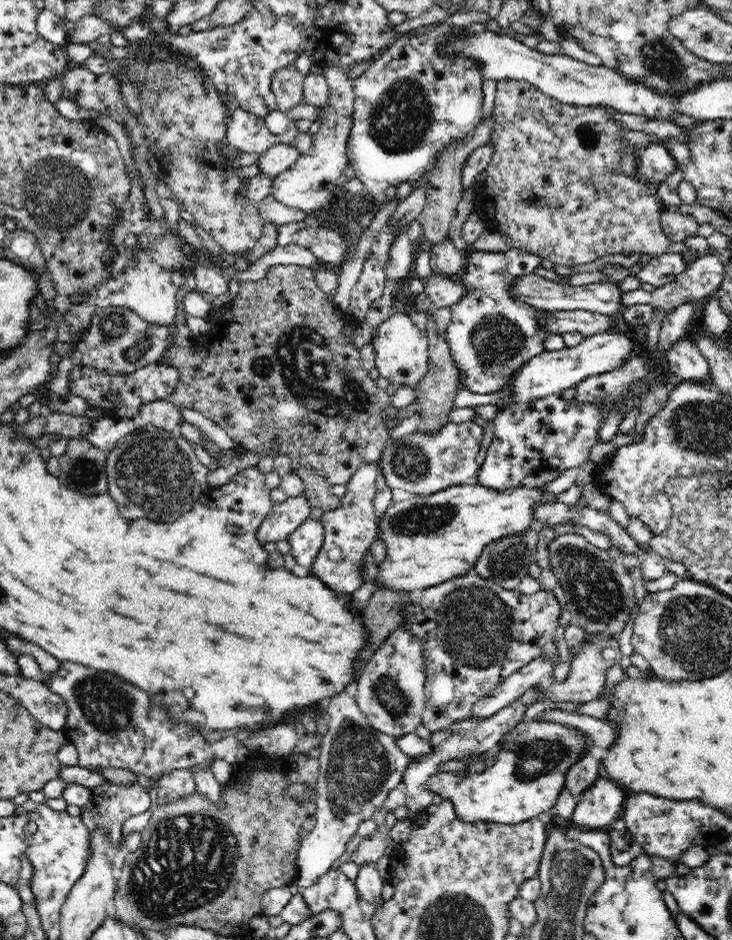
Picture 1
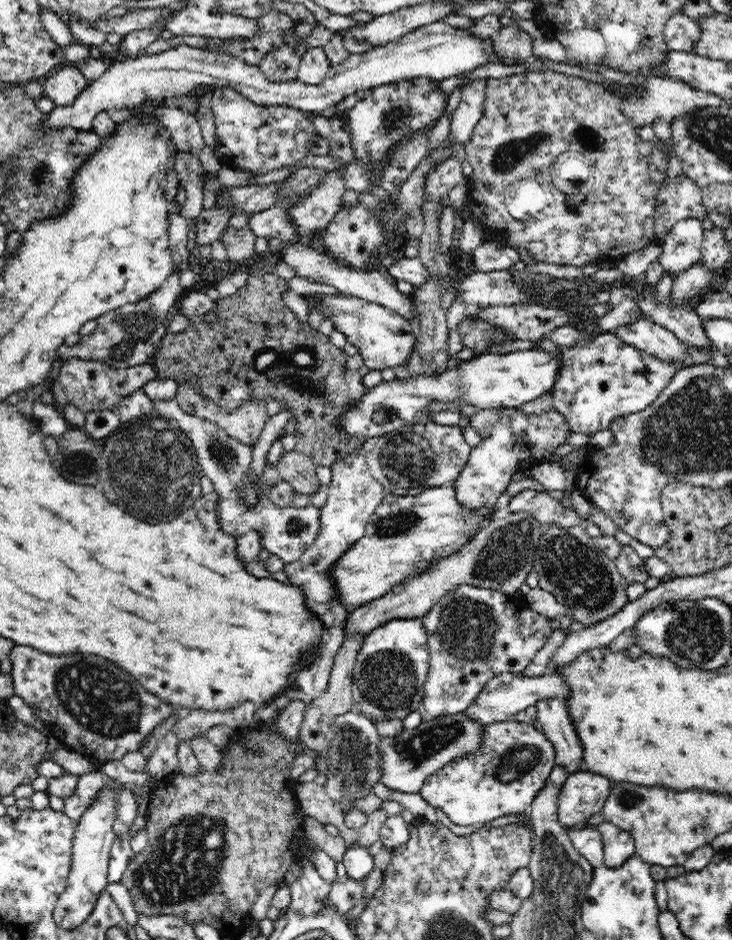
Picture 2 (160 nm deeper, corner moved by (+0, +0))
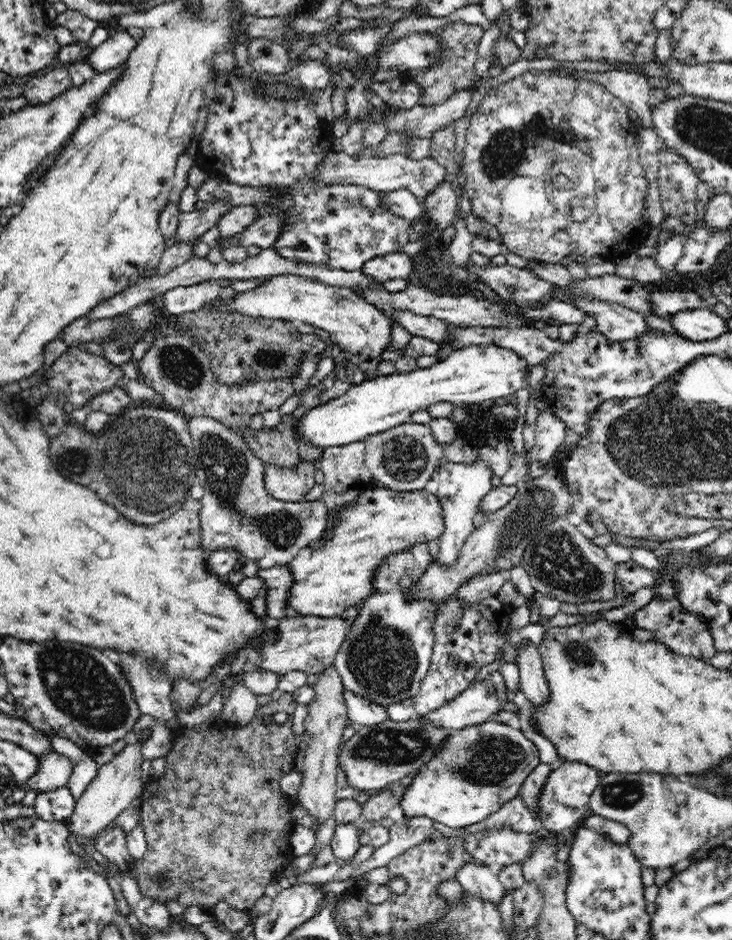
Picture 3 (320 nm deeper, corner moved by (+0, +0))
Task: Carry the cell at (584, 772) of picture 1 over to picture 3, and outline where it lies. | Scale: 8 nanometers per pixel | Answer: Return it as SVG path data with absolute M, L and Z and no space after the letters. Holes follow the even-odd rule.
M530 641L518 647L516 662L519 668L521 691L532 706L543 705L550 698L547 680L544 676L540 651Z

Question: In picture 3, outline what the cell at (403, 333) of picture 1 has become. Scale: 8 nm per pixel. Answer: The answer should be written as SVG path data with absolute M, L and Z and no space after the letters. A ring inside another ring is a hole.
M285 274L269 276L258 287L236 292L235 299L225 300L227 308L243 312L246 316L260 316L270 320L288 320L289 323L306 322L326 331L331 342L348 351L355 367L363 373L376 369L383 360L383 352L391 344L392 318L374 304L360 298L352 289L327 285L310 278Z

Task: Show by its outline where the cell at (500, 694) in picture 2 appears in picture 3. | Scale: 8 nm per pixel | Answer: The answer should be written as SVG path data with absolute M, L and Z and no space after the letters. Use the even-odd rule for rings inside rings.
M498 670L490 673L484 680L476 682L470 688L464 689L464 692L461 692L451 702L435 708L435 711L430 712L428 715L418 716L418 719L429 720L436 728L439 726L439 728L448 728L450 731L462 730L472 725L493 720L492 714L500 712L502 704L508 701L505 682L502 673Z

